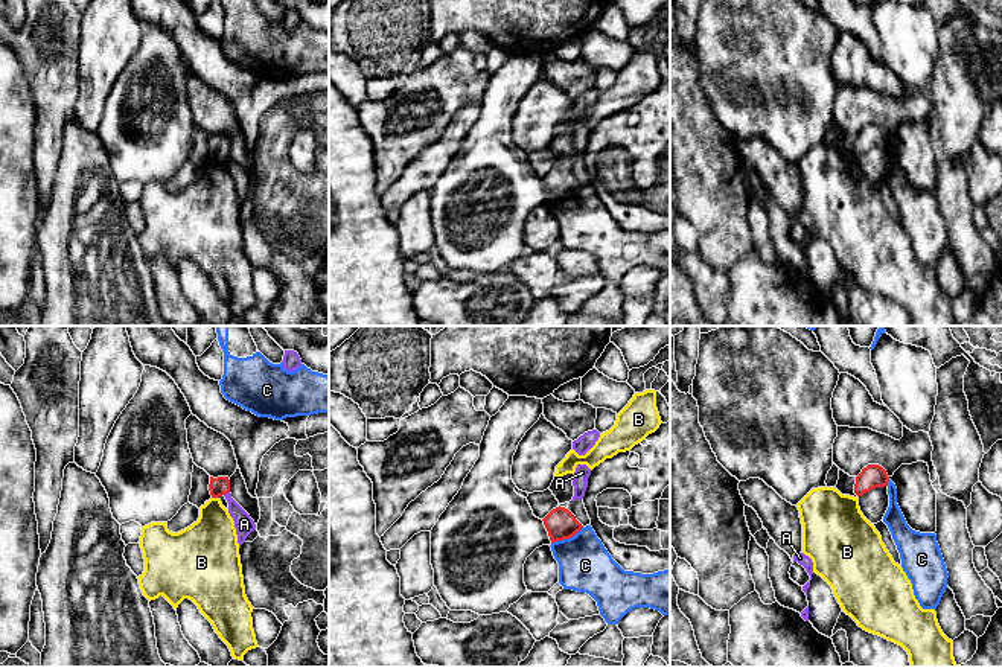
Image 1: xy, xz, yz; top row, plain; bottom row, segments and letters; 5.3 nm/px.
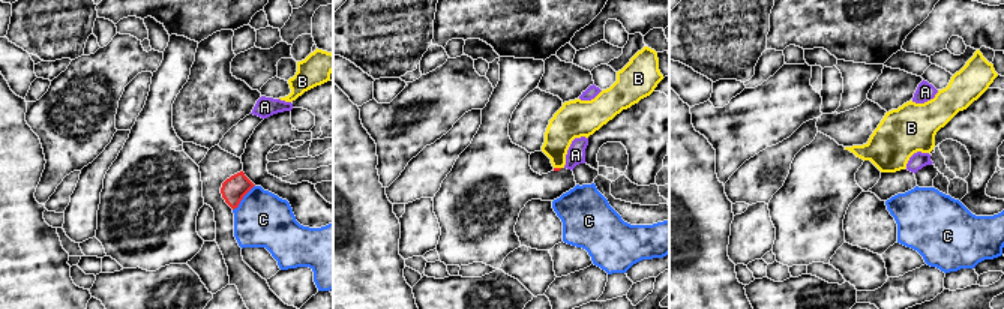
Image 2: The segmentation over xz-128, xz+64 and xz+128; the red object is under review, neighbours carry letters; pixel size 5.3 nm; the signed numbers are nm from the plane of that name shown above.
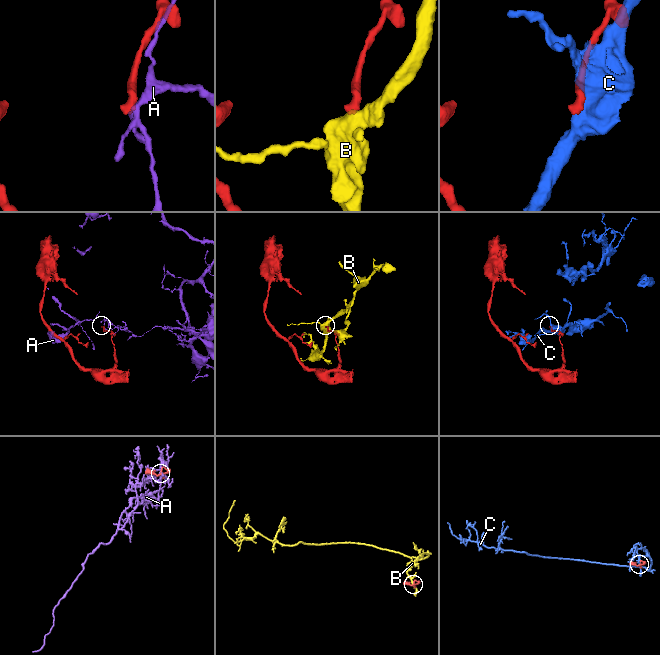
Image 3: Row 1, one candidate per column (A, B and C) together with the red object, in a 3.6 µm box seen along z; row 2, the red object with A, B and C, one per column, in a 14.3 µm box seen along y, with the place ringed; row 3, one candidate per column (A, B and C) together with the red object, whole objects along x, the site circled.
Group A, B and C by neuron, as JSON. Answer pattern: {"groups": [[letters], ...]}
{"groups": [["A"], ["B"], ["C"]]}

